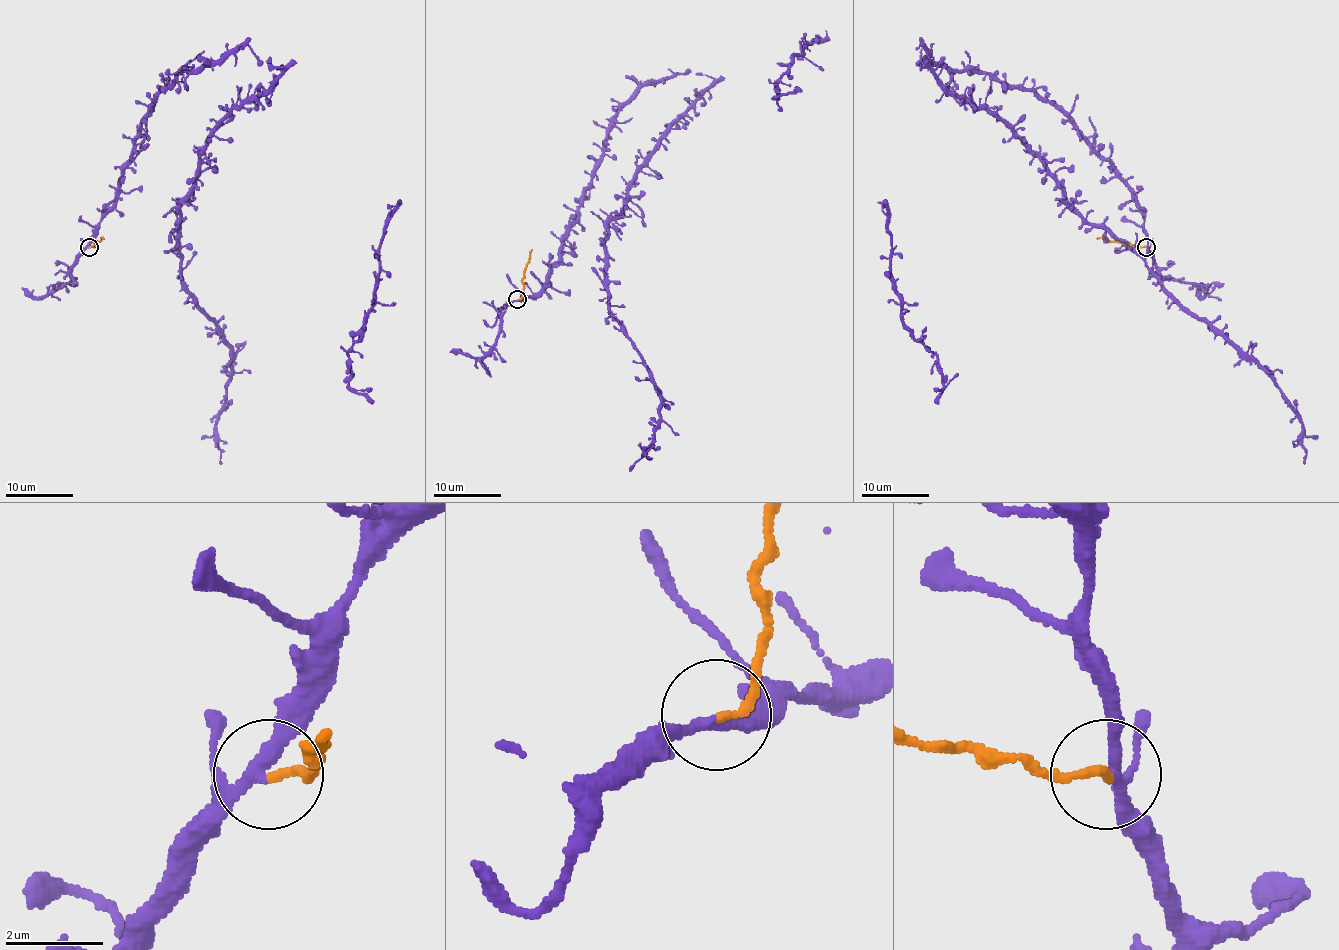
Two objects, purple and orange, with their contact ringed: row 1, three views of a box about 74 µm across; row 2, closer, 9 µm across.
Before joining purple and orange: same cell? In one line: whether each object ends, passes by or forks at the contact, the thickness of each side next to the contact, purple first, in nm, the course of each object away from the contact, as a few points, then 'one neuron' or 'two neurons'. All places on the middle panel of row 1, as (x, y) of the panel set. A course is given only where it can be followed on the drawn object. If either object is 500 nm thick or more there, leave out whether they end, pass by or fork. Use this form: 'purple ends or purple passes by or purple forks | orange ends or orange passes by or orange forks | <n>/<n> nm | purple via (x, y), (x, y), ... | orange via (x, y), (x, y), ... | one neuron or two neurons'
purple forks | orange ends | 190/170 nm | purple via (516, 300), (559, 261), (611, 118), (650, 83), (709, 76), (604, 244), (609, 315), (659, 391), (648, 457) | orange via (516, 300), (521, 296), (523, 274), (531, 249) | two neurons

